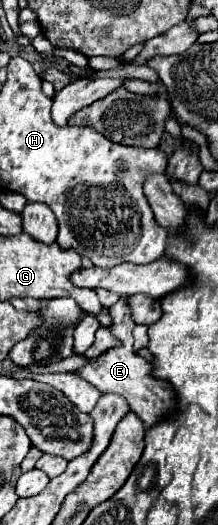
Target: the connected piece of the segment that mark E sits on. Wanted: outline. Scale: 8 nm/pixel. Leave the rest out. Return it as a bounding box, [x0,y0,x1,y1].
[77,297,175,425]

